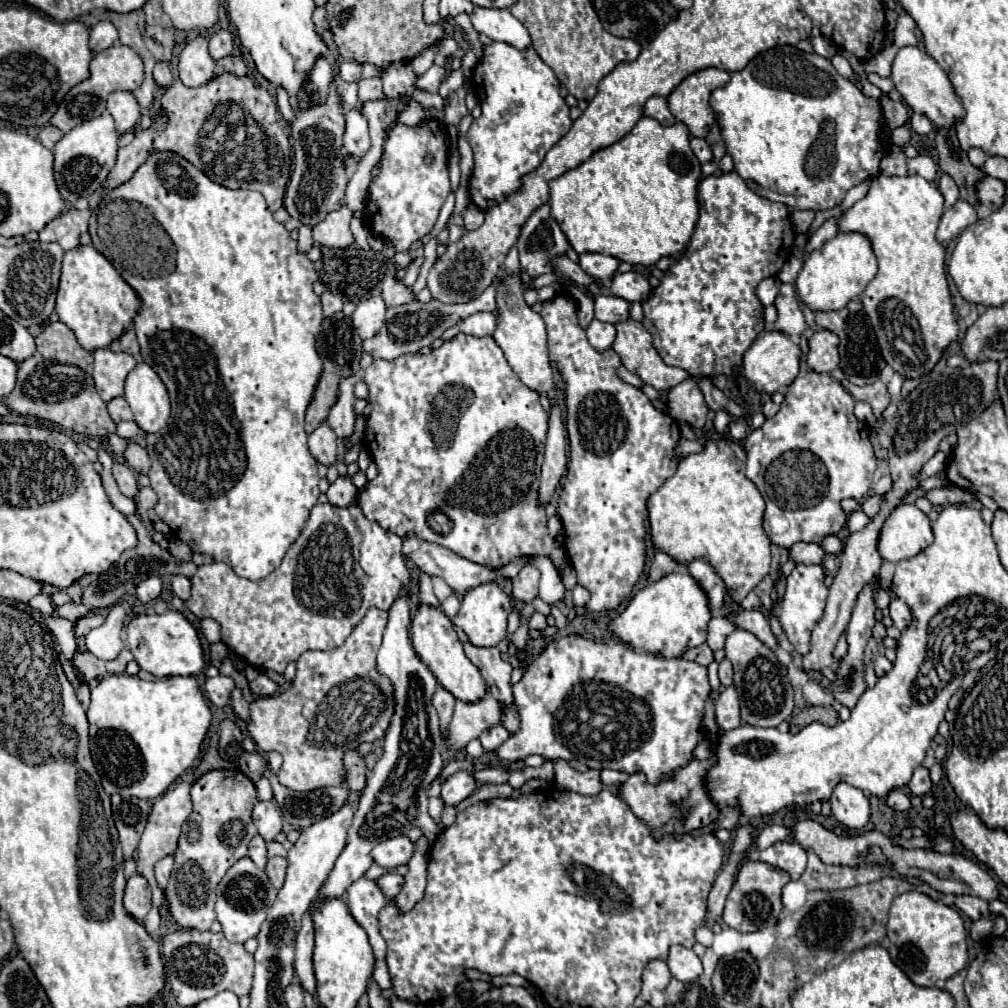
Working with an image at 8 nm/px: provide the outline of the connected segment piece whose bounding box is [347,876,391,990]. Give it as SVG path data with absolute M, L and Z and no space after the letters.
M361 876L347 888L347 904L351 908L351 914L369 934L369 942L375 952L373 978L383 990L391 988L391 978L387 974L387 962L383 962L383 958L387 956L387 946L379 934L377 916L379 916L379 910L387 906L387 902L391 900L383 894L383 890L379 890L379 886L375 886L375 880L369 880L367 876Z

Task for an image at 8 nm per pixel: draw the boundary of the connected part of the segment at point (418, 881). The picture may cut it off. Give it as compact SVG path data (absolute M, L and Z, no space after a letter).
M421 836L417 840L417 850L413 854L413 858L409 860L409 872L405 876L405 886L401 888L401 892L395 898L395 904L399 906L399 910L403 910L403 914L411 912L411 908L423 900L425 888L427 888L427 858L429 858L429 850L431 844L425 836Z

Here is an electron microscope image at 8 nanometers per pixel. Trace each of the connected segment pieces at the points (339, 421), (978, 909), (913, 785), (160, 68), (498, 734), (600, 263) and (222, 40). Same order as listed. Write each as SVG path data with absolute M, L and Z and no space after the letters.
M359 374L351 376L351 378L345 378L339 384L339 398L337 398L337 402L331 408L331 414L327 418L327 424L337 434L339 440L351 438L353 430L355 430L355 412L353 412L355 396L353 396L353 386L355 386L357 380L361 380Z
M965 894L955 896L955 906L963 914L967 914L971 920L979 920L981 916L987 916L989 914L987 912L987 906L985 906L985 902L981 898L967 898Z
M919 766L919 768L913 772L913 778L911 778L911 782L909 782L911 794L913 794L913 796L925 796L925 794L931 792L931 788L933 788L933 784L931 784L931 778L929 778L929 770L923 768L923 766Z
M157 62L155 64L155 70L153 70L153 78L155 78L155 82L159 84L159 86L169 86L171 84L171 70L169 70L169 66L165 64L165 62Z
M499 724L499 726L487 730L487 732L483 732L483 734L479 736L481 746L483 746L485 752L495 752L507 738L509 738L509 734L507 734L507 730L503 728L503 724Z
M583 254L579 260L579 266L591 276L597 278L599 282L611 280L611 276L617 272L619 268L619 260L613 256L605 256L605 254Z
M217 30L211 38L209 38L209 54L213 60L221 60L225 56L229 56L233 50L233 38L227 30Z

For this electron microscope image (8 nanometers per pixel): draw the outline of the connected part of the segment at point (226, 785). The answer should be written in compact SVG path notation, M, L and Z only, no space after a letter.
M211 770L193 784L193 812L183 824L179 848L175 852L175 868L169 878L167 896L171 900L169 914L183 928L209 930L215 920L215 886L223 874L243 856L257 830L251 820L251 810L257 802L255 784L241 772Z

